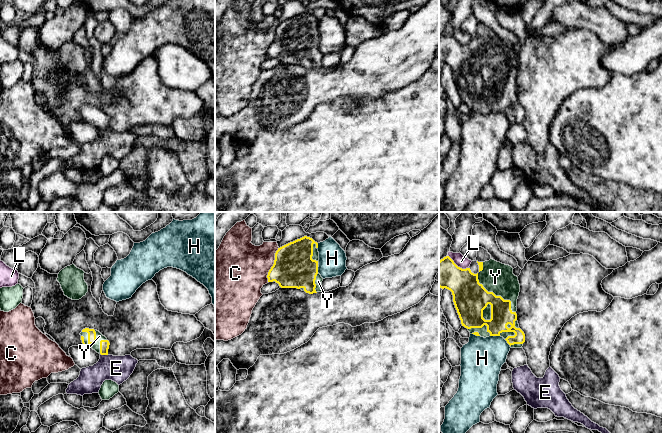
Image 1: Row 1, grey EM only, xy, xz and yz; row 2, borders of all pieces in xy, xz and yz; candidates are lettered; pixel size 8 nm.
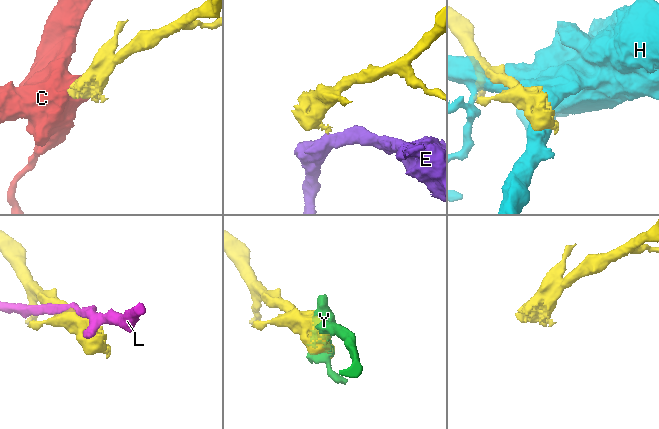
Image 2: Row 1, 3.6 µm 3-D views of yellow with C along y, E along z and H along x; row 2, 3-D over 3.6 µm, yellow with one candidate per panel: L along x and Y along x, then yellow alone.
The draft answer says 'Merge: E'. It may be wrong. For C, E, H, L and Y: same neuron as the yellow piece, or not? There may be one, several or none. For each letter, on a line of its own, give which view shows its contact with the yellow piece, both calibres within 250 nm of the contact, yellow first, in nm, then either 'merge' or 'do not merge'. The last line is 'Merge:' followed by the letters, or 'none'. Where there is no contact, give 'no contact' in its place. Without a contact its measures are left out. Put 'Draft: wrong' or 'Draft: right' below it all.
C: xz | 320/420 nm | do not merge
E: xy | 80/200 nm | do not merge
H: yz | 190/340 nm | do not merge
L: yz | 260/100 nm | do not merge
Y: yz | 280/240 nm | merge
Merge: Y
Draft: wrong

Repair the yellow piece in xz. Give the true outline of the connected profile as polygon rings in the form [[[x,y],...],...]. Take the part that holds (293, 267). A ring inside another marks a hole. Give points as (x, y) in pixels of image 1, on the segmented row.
[[[307,236],[278,248],[274,264],[267,275],[268,282],[276,282],[281,288],[301,289],[309,294],[322,292],[323,278],[318,273],[319,252],[317,248],[318,243]]]

